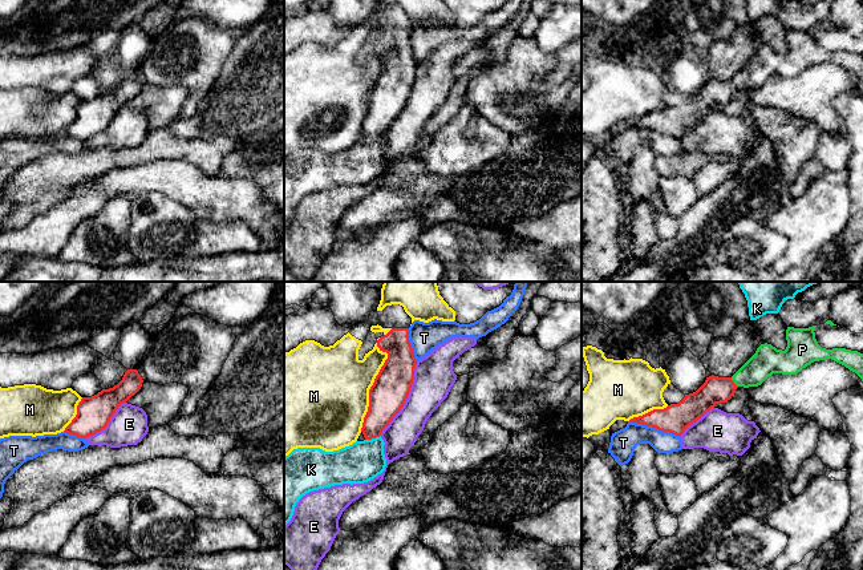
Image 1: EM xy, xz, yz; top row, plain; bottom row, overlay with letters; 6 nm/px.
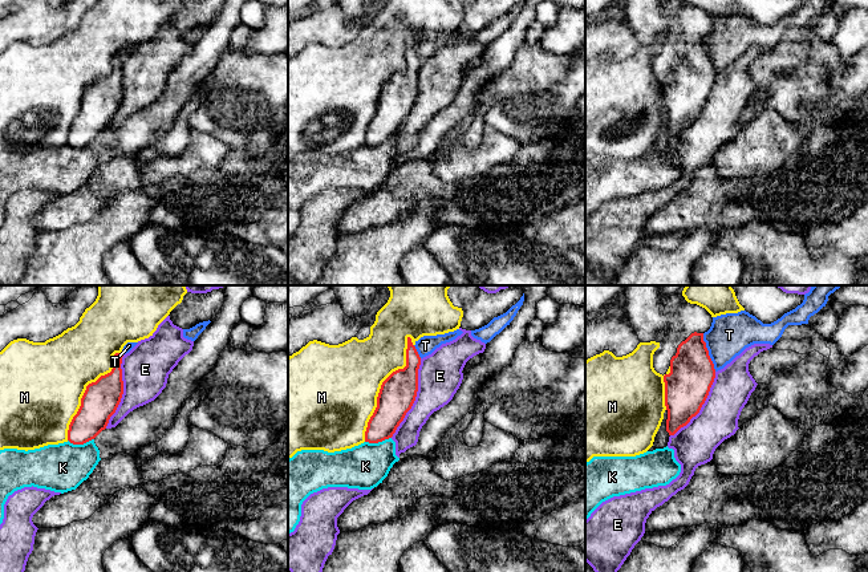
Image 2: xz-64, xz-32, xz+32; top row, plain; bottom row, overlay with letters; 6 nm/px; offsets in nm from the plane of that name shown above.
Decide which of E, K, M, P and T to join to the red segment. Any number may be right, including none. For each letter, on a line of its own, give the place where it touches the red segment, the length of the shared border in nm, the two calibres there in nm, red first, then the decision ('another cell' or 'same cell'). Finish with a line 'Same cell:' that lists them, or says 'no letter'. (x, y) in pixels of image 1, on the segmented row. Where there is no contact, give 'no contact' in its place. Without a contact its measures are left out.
E: contact xz (406, 397); length 500 nm; calibres 220 and 240 nm; another cell
K: contact xz (372, 437); length 100 nm; calibres 200 and 240 nm; another cell
M: contact xz (371, 387); length 550 nm; calibres 220 and 480 nm; another cell
P: contact yz (733, 383); length 80 nm; calibres 160 and 170 nm; same cell
T: contact yz (653, 427); length 320 nm; calibres 180 and 160 nm; another cell
Same cell: P

